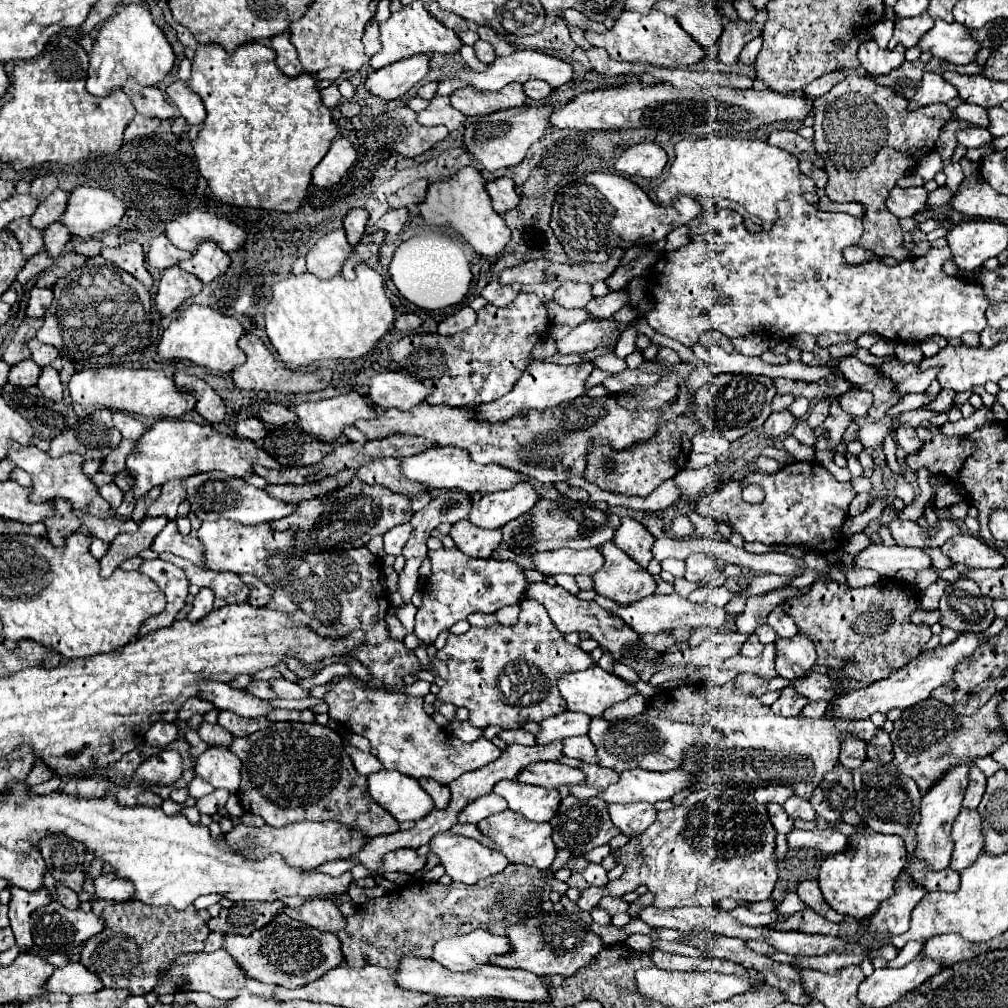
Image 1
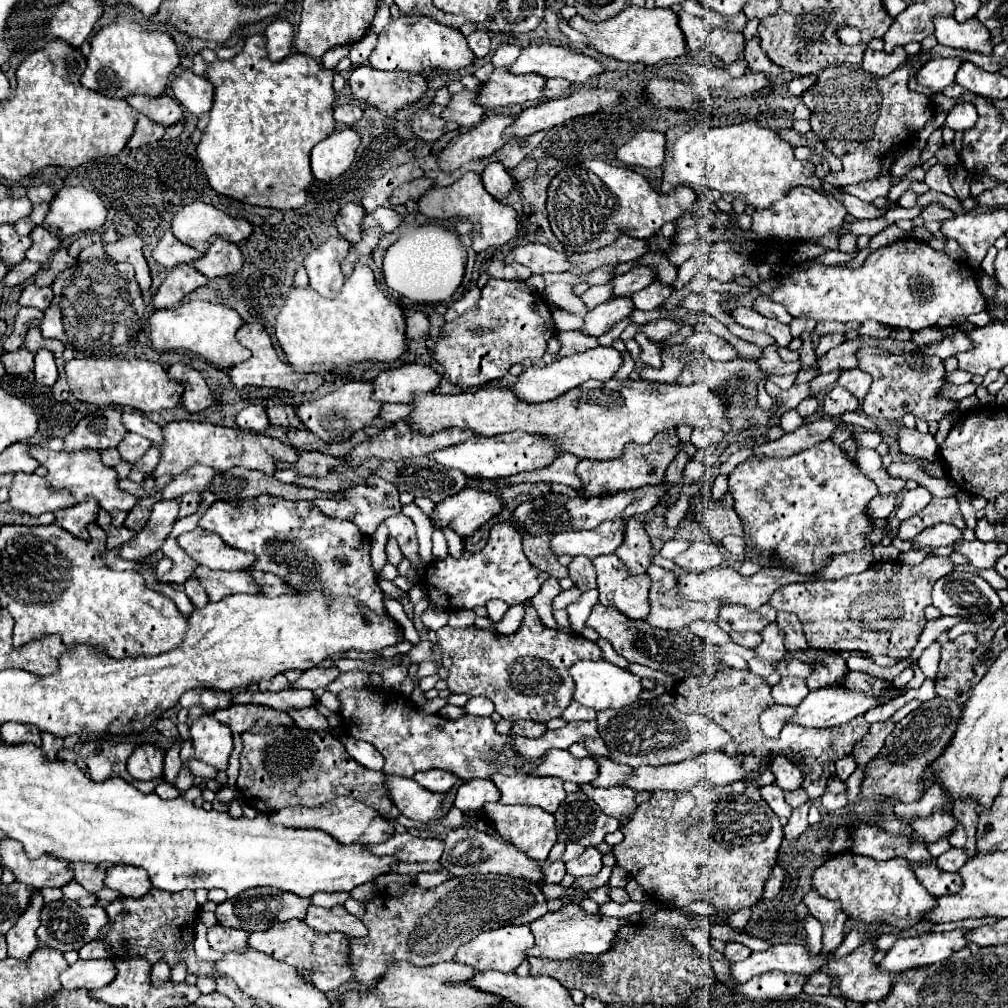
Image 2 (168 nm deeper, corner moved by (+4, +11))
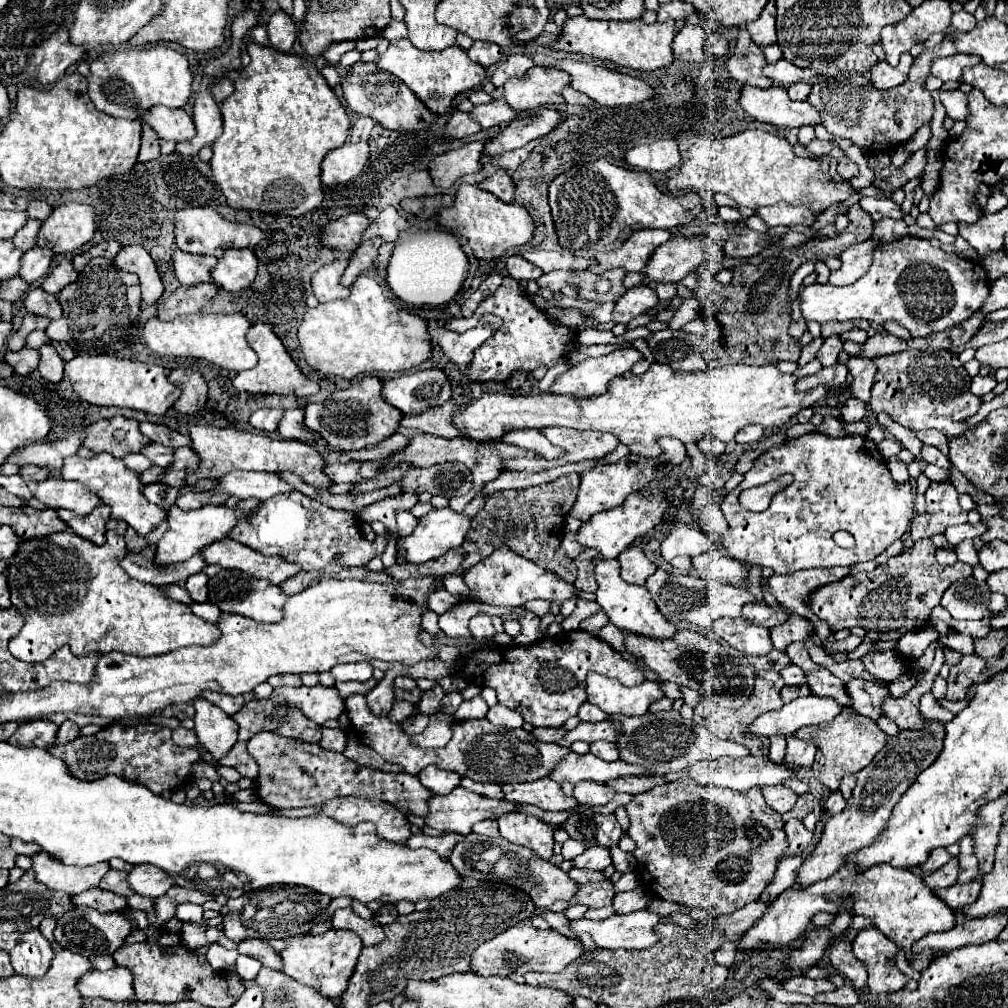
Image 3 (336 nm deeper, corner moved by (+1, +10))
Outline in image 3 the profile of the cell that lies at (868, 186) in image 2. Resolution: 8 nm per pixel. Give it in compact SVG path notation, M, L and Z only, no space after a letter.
M743 130L721 140L699 138L689 148L689 160L683 162L679 174L675 176L675 186L679 190L691 192L723 192L739 206L753 210L761 206L773 206L777 202L789 202L807 206L819 214L827 206L858 194L847 182L833 182L827 170L829 164L821 158L795 156L791 144L783 136L763 130Z

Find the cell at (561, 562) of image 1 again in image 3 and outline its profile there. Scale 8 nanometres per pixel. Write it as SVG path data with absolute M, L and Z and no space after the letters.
M631 494L631 496L627 496L625 504L617 506L617 508L611 508L607 512L599 512L591 520L583 522L583 526L577 532L577 542L585 548L599 550L603 560L617 558L625 548L629 548L633 544L633 540L637 536L645 534L647 530L651 530L655 524L661 522L661 516L663 516L665 508L667 508L665 496L661 498L659 494L655 494L653 498L641 498L639 494Z

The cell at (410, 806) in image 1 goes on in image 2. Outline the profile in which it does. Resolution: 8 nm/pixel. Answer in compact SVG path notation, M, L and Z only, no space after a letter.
M386 775L386 787L394 805L402 811L402 815L416 819L420 823L432 823L446 817L446 809L442 807L444 793L432 793L420 787L414 779L402 779L396 775Z

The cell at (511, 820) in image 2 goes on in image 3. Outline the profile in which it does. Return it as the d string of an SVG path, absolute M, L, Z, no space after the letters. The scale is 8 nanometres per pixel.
M519 812L501 814L497 818L499 832L505 840L531 848L539 858L549 860L553 856L553 834L555 828L535 816L525 816Z

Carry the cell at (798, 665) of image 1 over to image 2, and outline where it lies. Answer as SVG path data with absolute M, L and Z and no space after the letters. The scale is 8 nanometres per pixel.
M804 651L810 659L816 659L814 671L812 675L806 679L806 685L810 691L820 689L820 687L840 687L848 667L846 667L846 659L842 659L840 655L828 655L826 651Z

